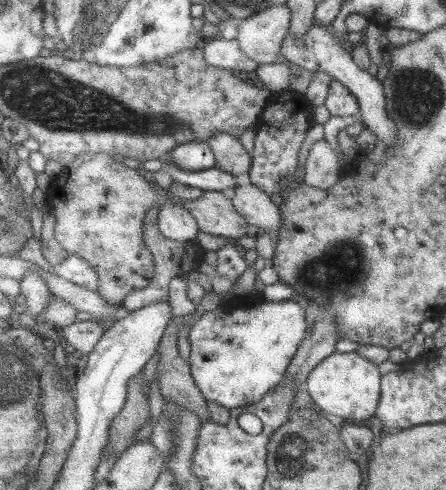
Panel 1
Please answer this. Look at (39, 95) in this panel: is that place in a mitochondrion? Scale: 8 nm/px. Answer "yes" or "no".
yes

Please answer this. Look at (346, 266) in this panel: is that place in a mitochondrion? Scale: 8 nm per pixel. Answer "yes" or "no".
yes

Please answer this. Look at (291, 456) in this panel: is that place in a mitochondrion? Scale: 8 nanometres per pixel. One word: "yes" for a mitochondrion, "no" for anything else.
yes

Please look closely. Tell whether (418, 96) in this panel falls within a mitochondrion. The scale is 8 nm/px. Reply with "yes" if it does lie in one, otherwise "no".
yes

